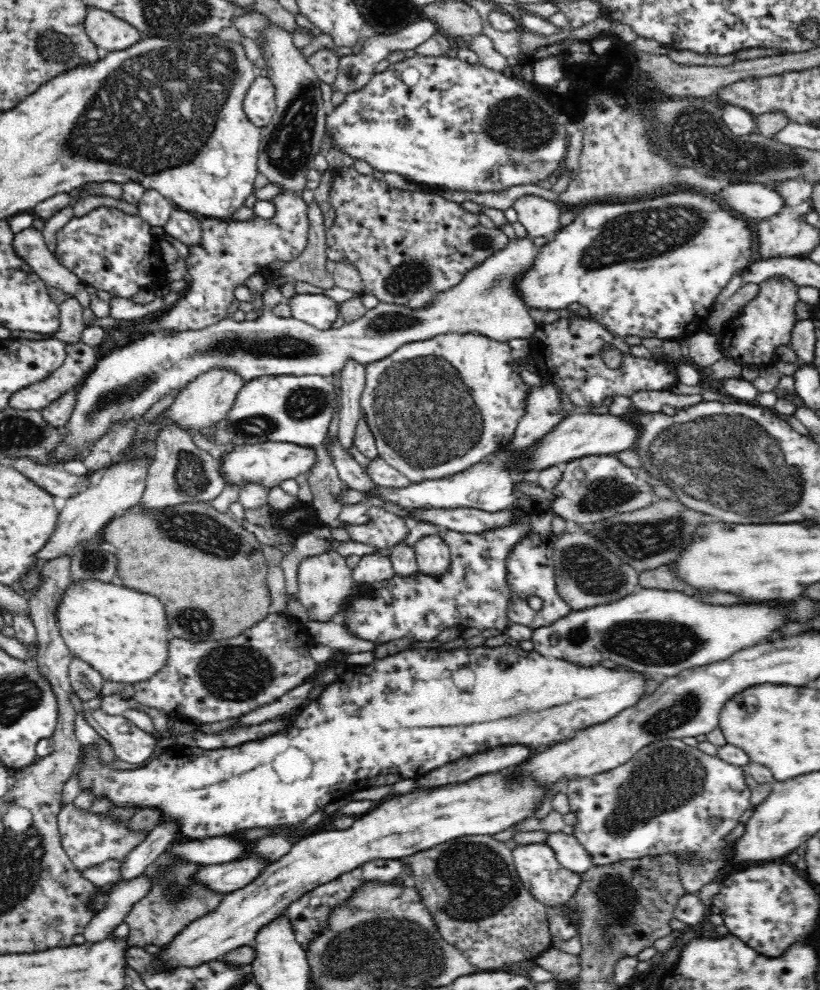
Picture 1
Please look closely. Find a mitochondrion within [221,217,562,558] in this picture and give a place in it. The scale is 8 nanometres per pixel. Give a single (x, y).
(424, 409)

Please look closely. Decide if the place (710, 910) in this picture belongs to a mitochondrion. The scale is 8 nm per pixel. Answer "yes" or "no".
no

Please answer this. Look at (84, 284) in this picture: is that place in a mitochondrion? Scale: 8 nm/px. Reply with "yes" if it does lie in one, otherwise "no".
no

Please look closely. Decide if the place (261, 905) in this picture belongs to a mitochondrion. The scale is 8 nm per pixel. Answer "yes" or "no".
no

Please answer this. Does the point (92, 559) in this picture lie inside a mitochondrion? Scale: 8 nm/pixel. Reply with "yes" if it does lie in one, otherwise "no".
yes

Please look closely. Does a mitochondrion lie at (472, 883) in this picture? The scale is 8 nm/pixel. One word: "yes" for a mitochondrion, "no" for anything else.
yes

